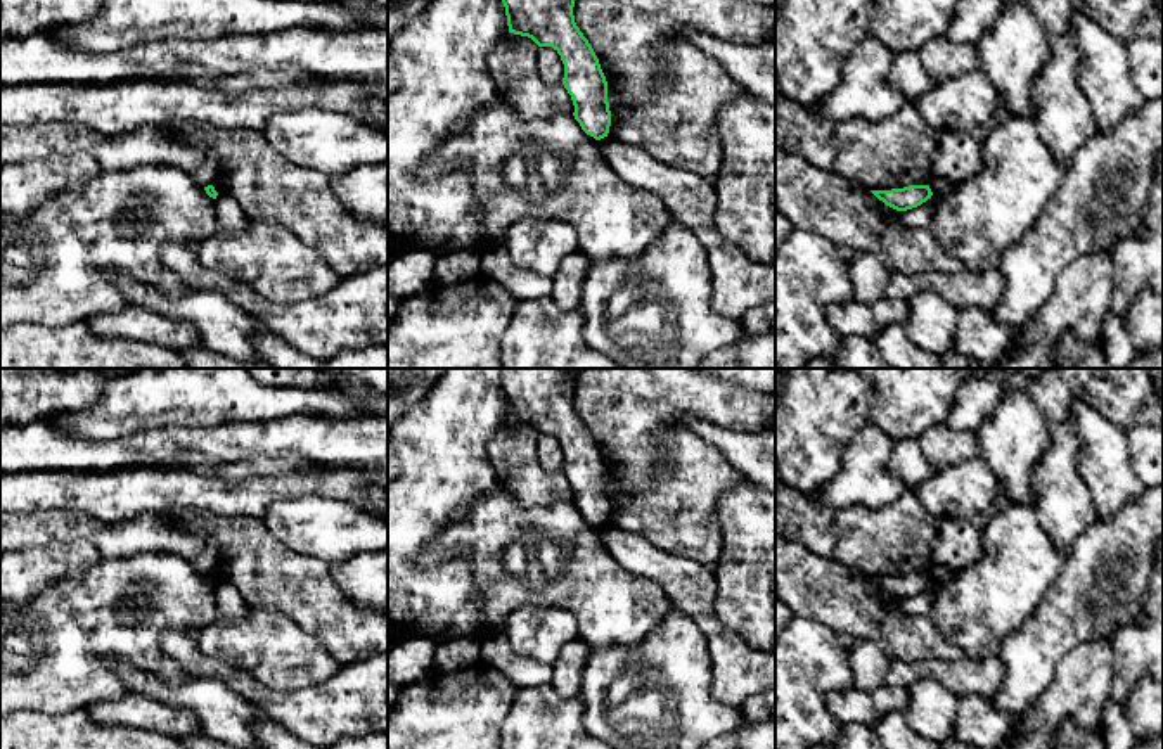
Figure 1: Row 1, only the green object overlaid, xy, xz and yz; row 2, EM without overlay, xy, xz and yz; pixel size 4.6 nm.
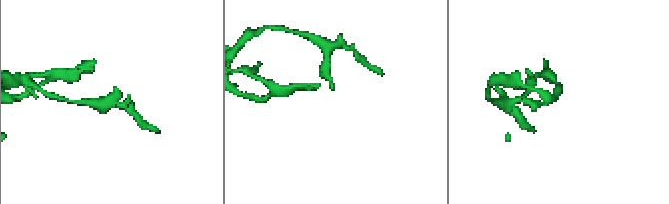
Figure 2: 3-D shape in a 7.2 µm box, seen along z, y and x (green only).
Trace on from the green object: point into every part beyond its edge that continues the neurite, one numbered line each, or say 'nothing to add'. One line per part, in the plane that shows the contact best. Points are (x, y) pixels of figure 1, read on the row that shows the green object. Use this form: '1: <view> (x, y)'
nothing to add

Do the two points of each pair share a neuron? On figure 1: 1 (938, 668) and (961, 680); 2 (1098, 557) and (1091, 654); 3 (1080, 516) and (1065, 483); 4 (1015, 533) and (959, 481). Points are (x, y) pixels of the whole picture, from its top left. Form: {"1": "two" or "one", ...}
{"1": "one", "2": "two", "3": "one", "4": "two"}

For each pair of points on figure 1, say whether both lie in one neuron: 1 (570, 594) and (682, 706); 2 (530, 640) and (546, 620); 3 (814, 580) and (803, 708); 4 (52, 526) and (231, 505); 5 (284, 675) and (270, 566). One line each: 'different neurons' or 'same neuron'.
1: different neurons
2: same neuron
3: different neurons
4: different neurons
5: different neurons

